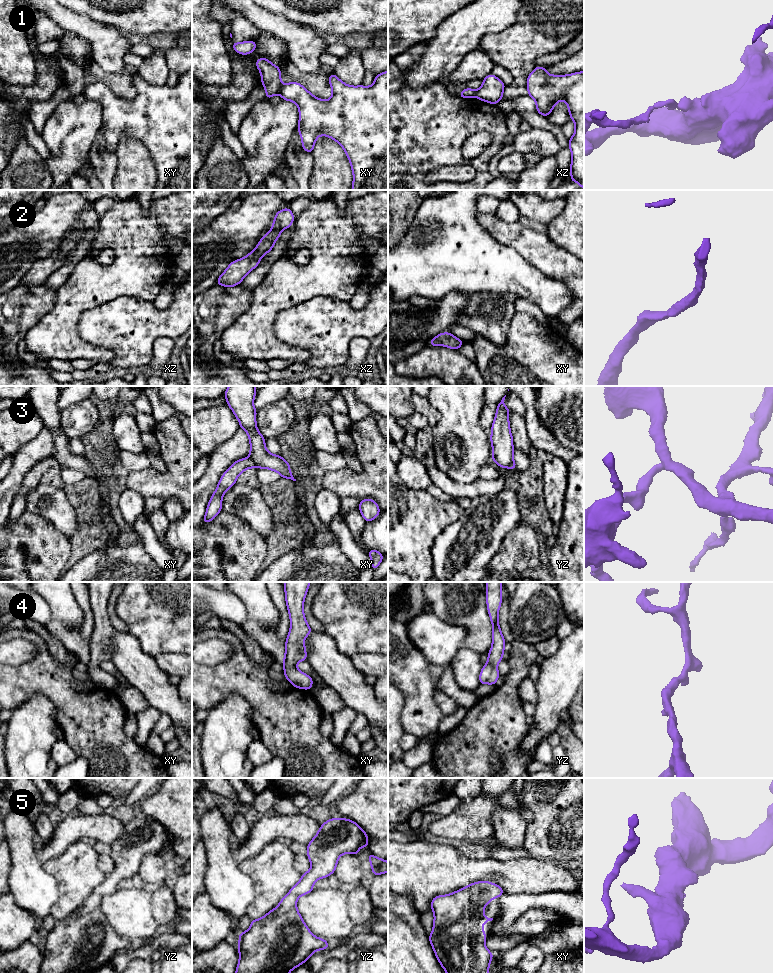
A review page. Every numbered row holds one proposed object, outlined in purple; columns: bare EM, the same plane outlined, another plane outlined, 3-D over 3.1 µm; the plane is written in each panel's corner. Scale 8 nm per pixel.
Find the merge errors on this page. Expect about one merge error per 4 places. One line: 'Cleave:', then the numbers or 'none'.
Cleave: 1, 3

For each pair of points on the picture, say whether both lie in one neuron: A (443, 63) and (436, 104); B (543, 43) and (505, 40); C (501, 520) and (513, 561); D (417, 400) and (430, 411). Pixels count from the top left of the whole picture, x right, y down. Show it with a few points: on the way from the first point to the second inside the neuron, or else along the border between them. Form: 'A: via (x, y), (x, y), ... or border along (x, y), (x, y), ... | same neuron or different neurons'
A: border along (438, 81), (416, 90) | different neurons
B: via (534, 43), (514, 43) | same neuron
C: border along (519, 520), (505, 536), (500, 549), (494, 555) | different neurons
D: via (420, 403), (427, 410) | same neuron

